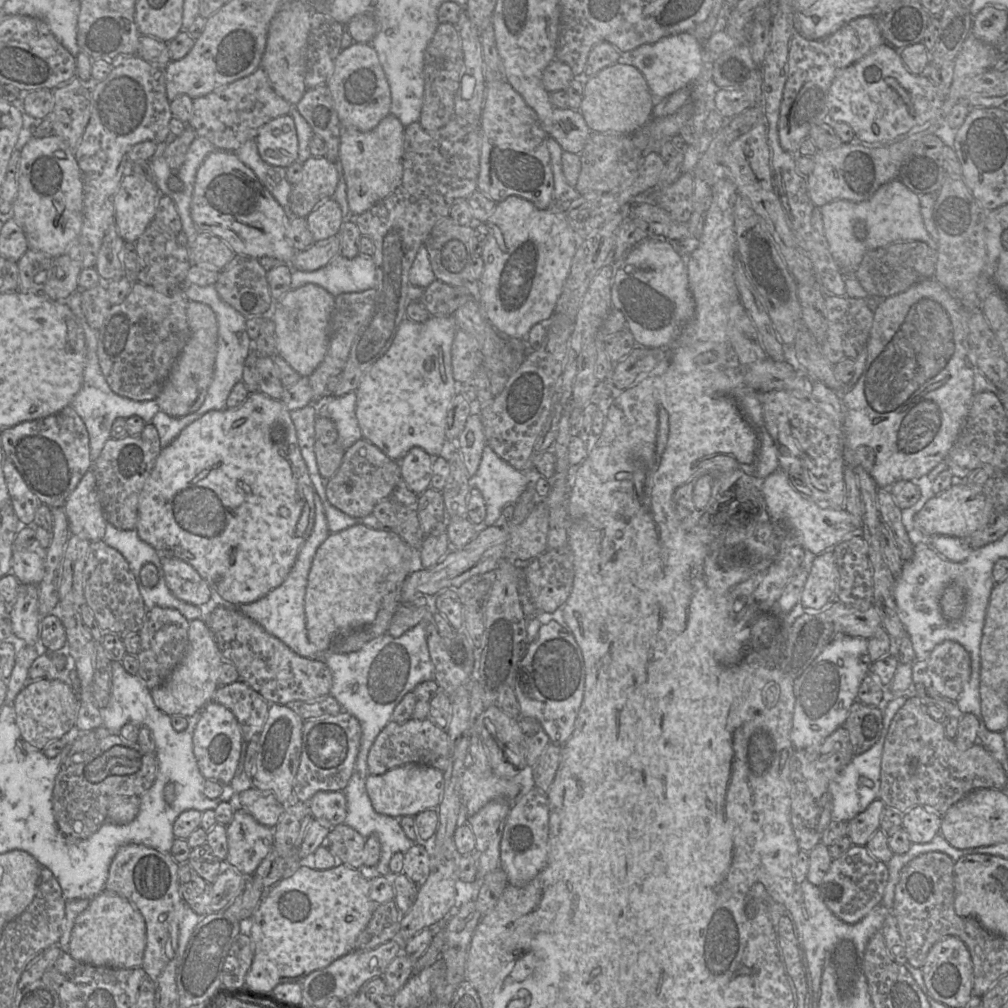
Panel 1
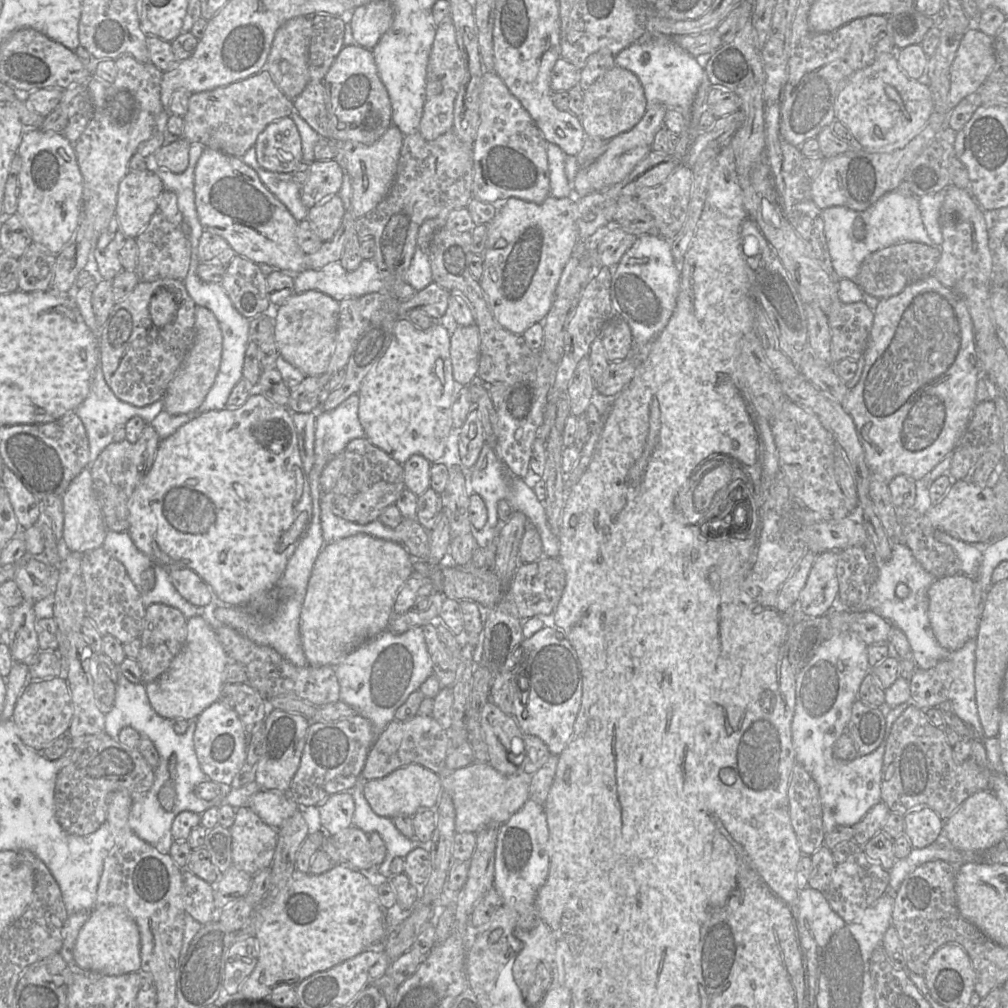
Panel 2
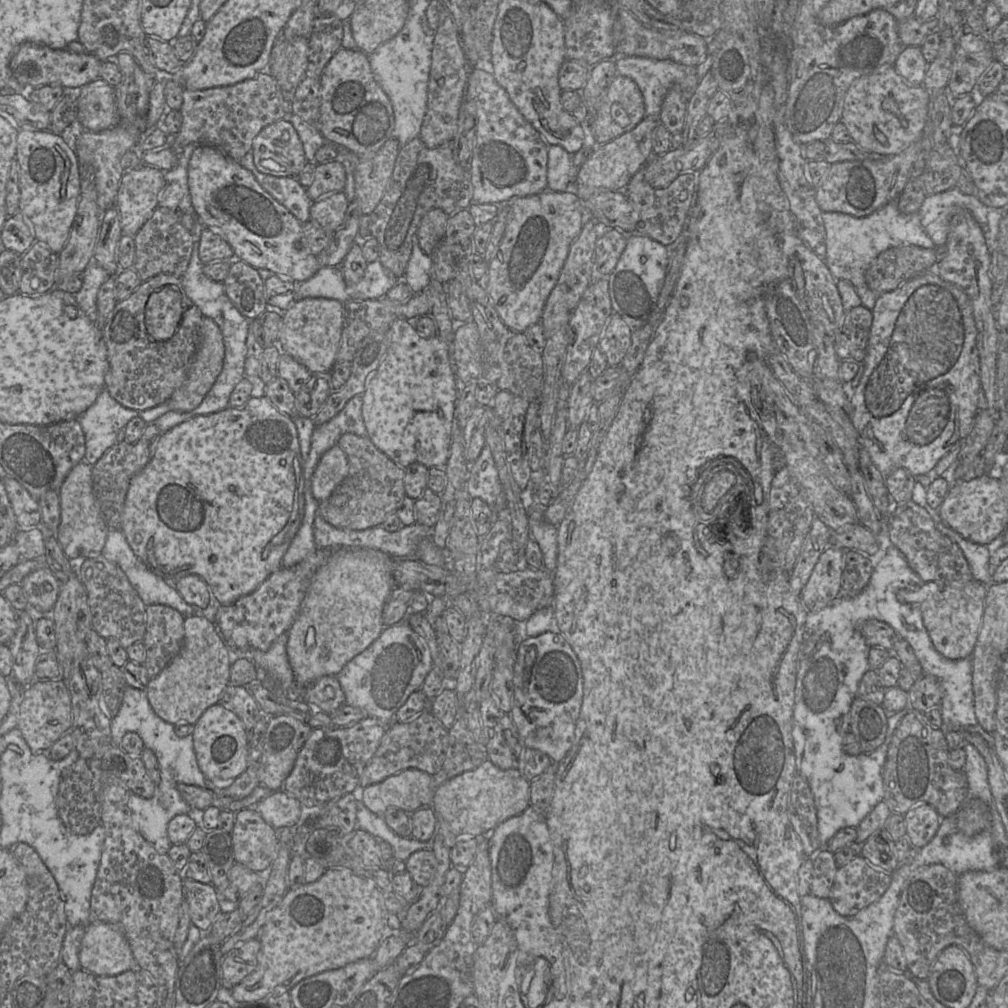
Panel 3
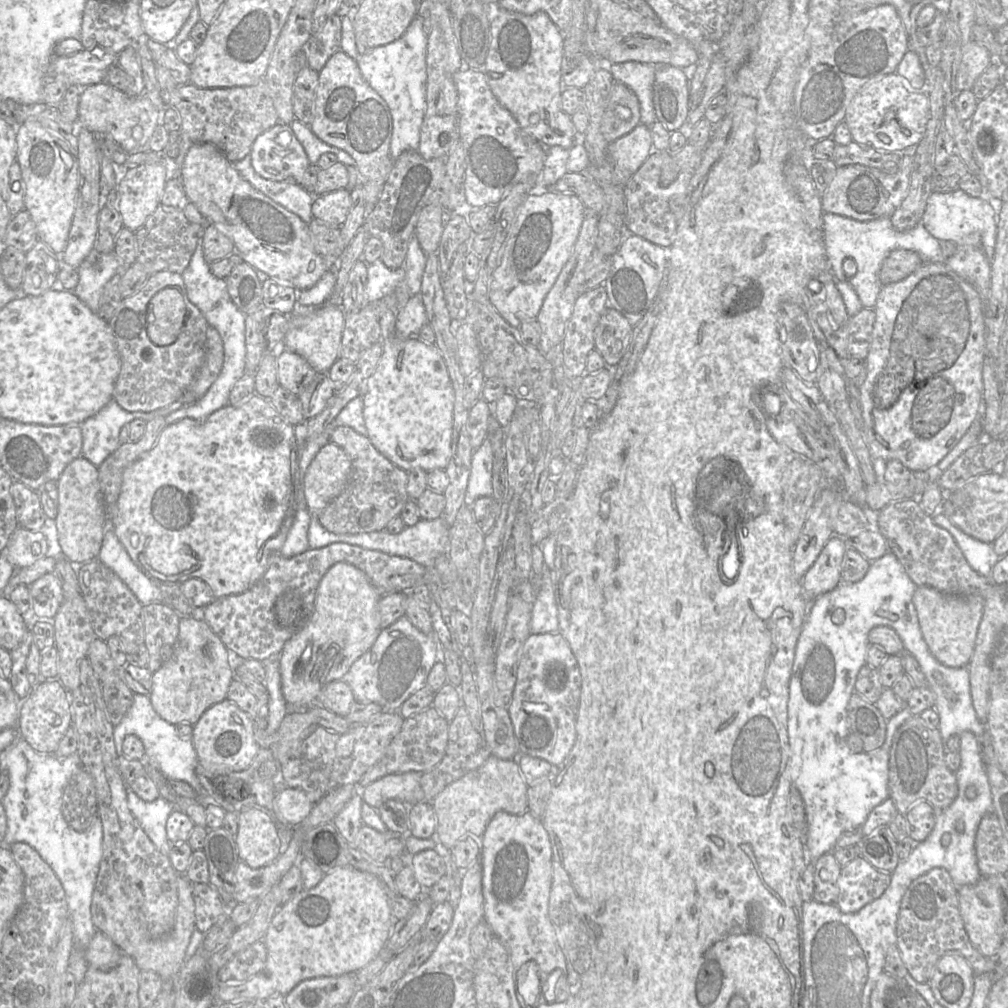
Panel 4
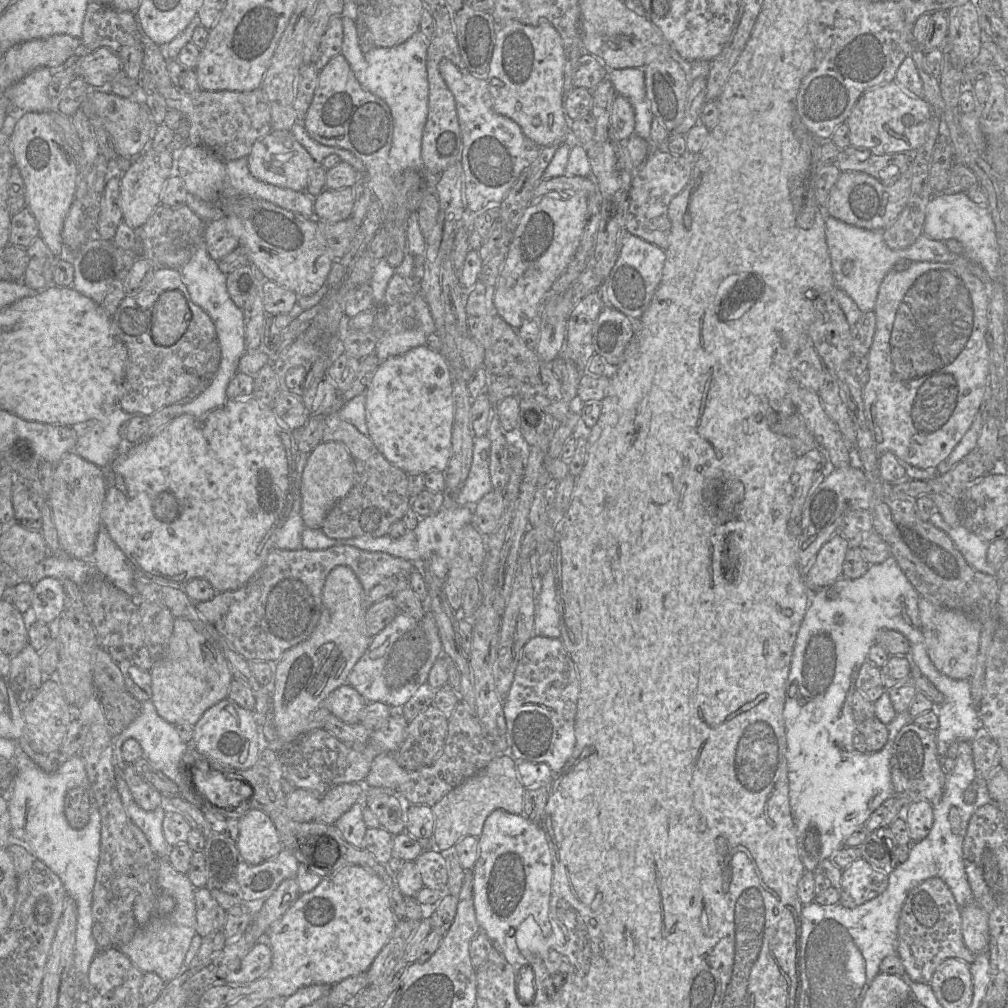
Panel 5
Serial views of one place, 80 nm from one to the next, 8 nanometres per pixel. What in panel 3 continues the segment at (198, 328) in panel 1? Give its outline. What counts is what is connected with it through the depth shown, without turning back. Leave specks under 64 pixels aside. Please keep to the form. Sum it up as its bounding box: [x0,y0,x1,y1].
[166,317,225,412]

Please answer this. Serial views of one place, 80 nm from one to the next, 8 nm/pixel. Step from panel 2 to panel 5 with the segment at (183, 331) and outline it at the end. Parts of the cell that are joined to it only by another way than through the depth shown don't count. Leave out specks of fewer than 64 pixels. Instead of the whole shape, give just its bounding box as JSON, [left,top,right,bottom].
[110,268,221,416]

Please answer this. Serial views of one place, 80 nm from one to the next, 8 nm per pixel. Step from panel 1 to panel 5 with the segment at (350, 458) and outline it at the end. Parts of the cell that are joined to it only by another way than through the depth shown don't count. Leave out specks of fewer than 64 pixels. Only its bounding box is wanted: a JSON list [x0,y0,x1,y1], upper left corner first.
[321,410,411,539]

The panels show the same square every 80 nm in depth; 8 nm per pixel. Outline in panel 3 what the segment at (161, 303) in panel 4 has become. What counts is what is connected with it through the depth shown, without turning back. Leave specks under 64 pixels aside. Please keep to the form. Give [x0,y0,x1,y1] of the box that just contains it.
[145,286,183,342]

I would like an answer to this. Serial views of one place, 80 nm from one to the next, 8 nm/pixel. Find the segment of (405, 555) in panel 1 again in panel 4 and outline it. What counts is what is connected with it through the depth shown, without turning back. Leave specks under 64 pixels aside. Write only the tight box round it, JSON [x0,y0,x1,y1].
[280,562,381,705]

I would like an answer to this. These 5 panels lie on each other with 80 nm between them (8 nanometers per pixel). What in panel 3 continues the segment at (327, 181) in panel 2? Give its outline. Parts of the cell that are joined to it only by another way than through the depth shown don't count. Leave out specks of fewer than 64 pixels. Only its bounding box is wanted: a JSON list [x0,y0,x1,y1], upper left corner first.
[306,160,346,201]

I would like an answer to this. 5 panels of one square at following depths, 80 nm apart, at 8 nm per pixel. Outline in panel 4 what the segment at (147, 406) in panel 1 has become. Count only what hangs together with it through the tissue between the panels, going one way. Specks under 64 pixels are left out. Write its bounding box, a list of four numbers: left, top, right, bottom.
[81,390,195,468]

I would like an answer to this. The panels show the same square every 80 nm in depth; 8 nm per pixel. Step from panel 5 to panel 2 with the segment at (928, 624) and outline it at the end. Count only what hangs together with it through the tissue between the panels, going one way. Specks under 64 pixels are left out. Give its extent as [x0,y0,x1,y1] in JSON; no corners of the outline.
[928,573,984,651]

